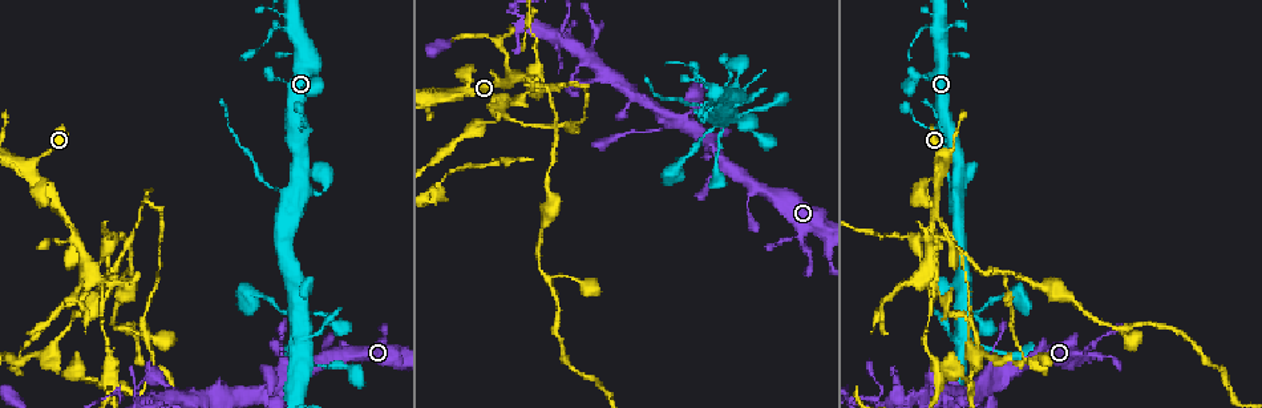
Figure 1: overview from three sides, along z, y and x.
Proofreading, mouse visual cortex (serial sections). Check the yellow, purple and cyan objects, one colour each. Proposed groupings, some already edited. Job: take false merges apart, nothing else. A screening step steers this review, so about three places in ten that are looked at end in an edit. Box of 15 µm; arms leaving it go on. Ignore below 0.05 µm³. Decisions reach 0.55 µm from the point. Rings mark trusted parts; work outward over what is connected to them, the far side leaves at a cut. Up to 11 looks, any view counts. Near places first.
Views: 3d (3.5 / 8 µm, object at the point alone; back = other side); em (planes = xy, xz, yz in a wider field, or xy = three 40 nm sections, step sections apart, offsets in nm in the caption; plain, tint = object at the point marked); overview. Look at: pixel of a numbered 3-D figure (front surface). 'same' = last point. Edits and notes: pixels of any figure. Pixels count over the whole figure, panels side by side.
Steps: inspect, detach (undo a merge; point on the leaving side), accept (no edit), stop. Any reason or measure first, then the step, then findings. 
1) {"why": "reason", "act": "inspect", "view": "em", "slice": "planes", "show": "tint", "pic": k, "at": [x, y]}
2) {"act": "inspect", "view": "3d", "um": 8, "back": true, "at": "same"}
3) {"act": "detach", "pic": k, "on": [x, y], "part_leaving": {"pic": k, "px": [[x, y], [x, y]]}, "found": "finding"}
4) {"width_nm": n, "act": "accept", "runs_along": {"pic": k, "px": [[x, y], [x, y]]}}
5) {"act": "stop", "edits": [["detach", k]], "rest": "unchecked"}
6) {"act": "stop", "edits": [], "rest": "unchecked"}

{"why": "abrupt turn", "act": "inspect", "view": "3d", "um": 3.5, "pic": 1, "at": [562, 48]}

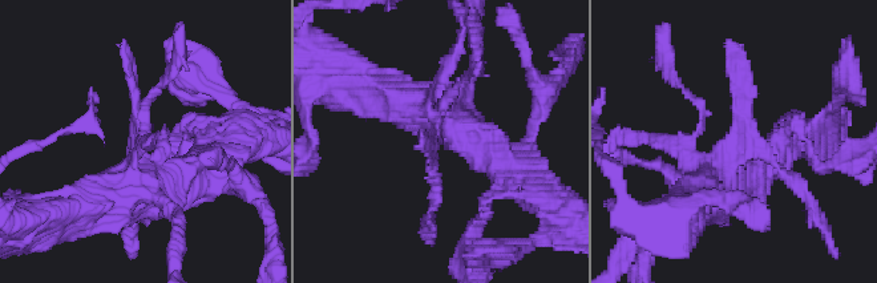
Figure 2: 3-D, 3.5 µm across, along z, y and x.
{"why": "shape alone is not enough", "act": "inspect", "view": "em", "slice": "planes", "show": "tint", "pic": 2, "at": [747, 145]}

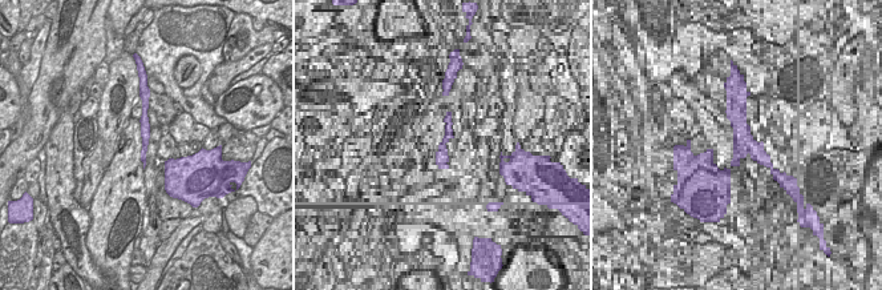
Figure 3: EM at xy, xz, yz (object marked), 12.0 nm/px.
{"act": "accept", "runs_along": {"pic": 2, "px": [[488, 150], [439, 133], [427, 215]]}, "found": "all the same cell"}

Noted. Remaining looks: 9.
{"why": "four-way junction", "act": "inspect", "view": "3d", "um": 3.5, "pic": 1, "at": [306, 352]}

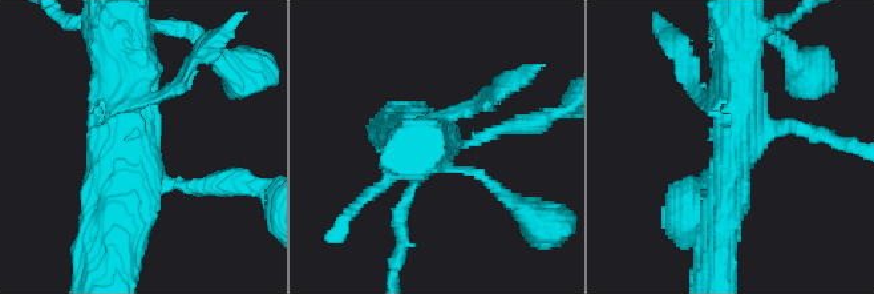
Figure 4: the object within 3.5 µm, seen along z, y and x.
{"act": "accept", "found": "all the same cell"}

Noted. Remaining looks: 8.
{"why": "a narrow waist", "act": "inspect", "view": "3d", "um": 3.5, "pic": 1, "at": [275, 189]}

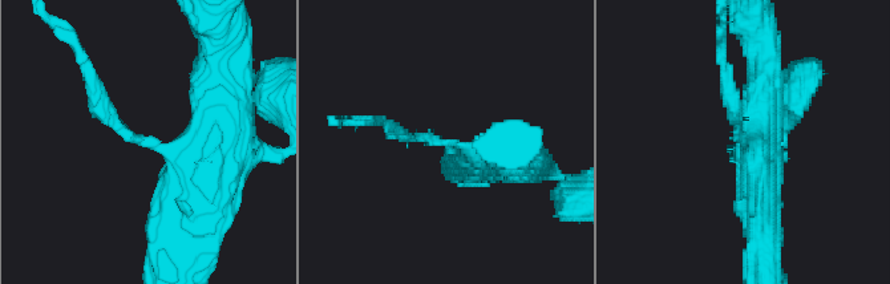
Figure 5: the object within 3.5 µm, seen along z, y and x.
{"arm_widths_nm": [200, 500], "why": "need the tissue", "act": "inspect", "view": "em", "slice": "xy", "step": 1, "show": "tint", "pic": 5, "at": [149, 147]}

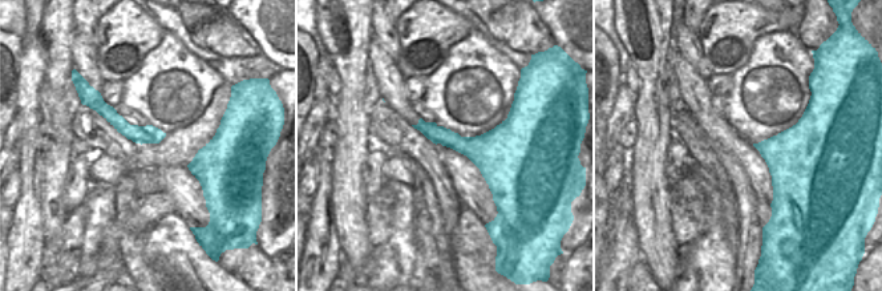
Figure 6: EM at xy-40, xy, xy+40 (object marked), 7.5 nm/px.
{"act": "accept", "found": "all the same cell"}

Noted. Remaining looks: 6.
{"why": "branch point", "act": "inspect", "view": "3d", "um": 3.5, "pic": 1, "at": [295, 33]}

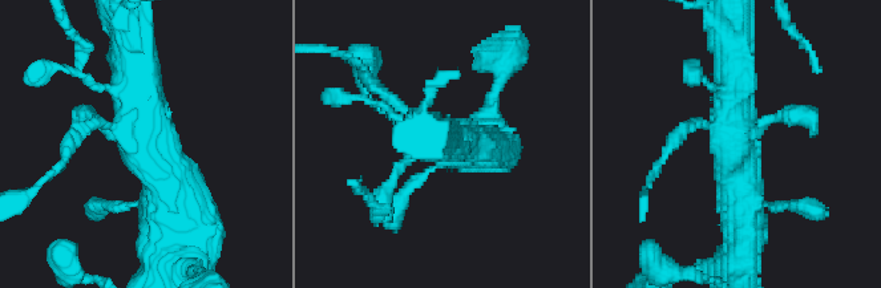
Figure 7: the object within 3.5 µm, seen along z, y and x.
{"act": "inspect", "view": "em", "slice": "xy", "step": 3, "show": "tint", "pic": 7, "at": [138, 137]}

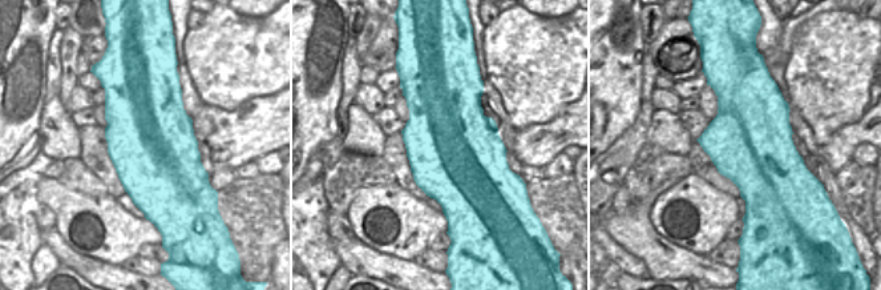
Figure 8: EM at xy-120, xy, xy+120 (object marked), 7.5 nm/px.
{"act": "accept", "runs_along": {"pic": 7, "px": [[166, 216], [134, 45]]}, "found": "one cell here"}

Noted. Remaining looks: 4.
{"why": "arms run side by side", "act": "inspect", "view": "3d", "um": 3.5, "back": true, "pic": 1, "at": [941, 170]}

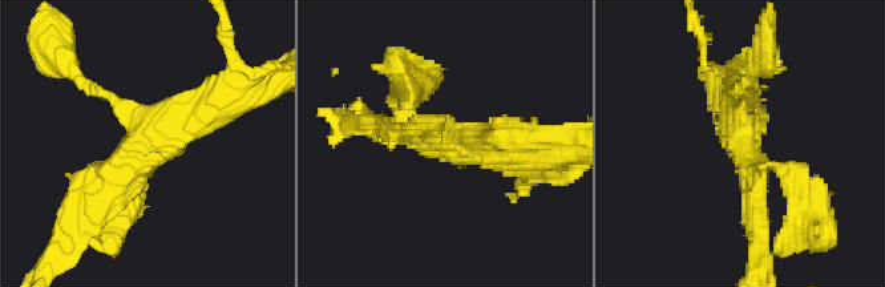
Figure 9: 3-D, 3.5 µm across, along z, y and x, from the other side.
{"arms": 4, "arm_widths_nm": [150, 150, 300, 300], "act": "inspect", "view": "em", "slice": "xy", "step": 2, "show": "tint", "pic": 9, "at": [138, 132]}

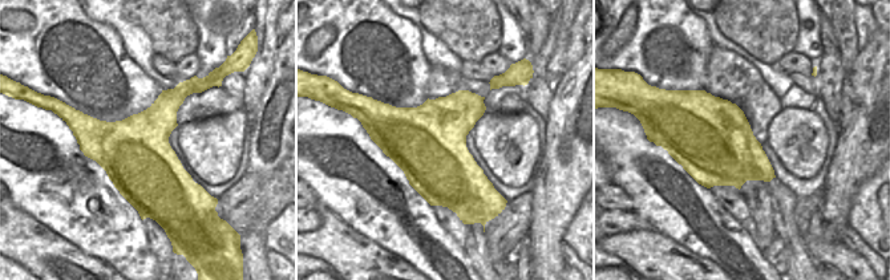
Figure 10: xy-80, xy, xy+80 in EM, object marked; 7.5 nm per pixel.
{"width_nm": 550, "act": "accept", "runs_along": {"pic": 9, "px": [[72, 72], [137, 133], [92, 206]]}, "found": "all the same cell"}

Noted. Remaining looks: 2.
{"act": "stop", "edits": [], "rest": "unchecked"}

